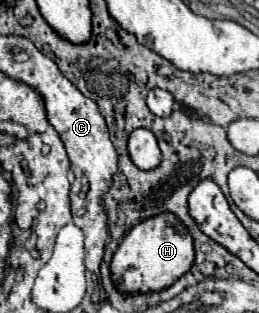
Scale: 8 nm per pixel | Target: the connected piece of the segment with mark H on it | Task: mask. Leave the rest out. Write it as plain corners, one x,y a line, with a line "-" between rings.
158,215
154,219
146,219
146,223
132,227
124,241
118,245
110,263
110,273
112,283
120,293
134,295
168,289
192,267
194,263
192,239
180,227
176,229
172,223
178,223
172,219
172,215

